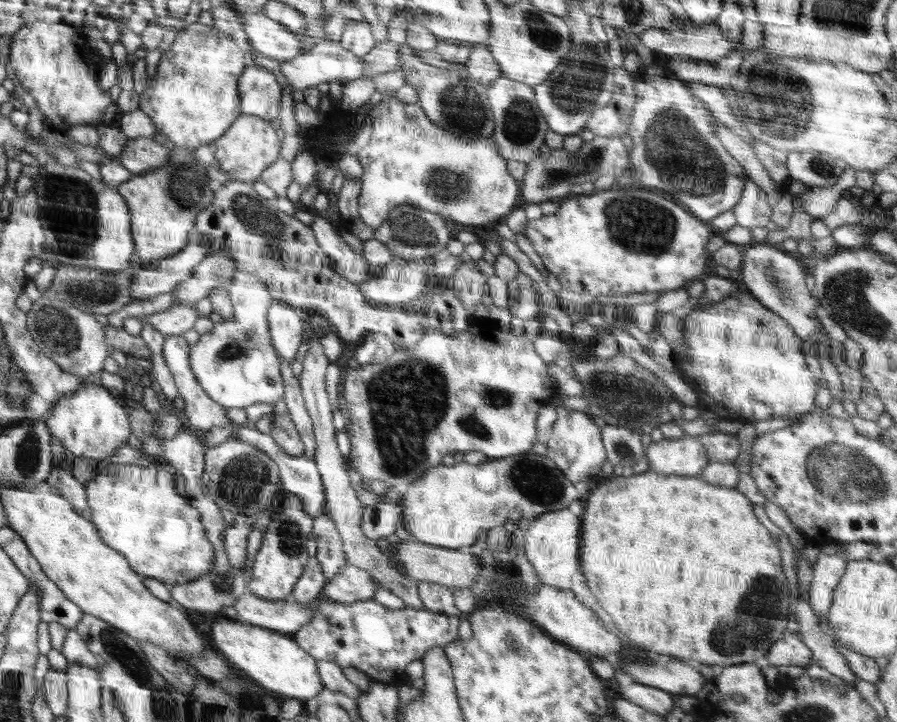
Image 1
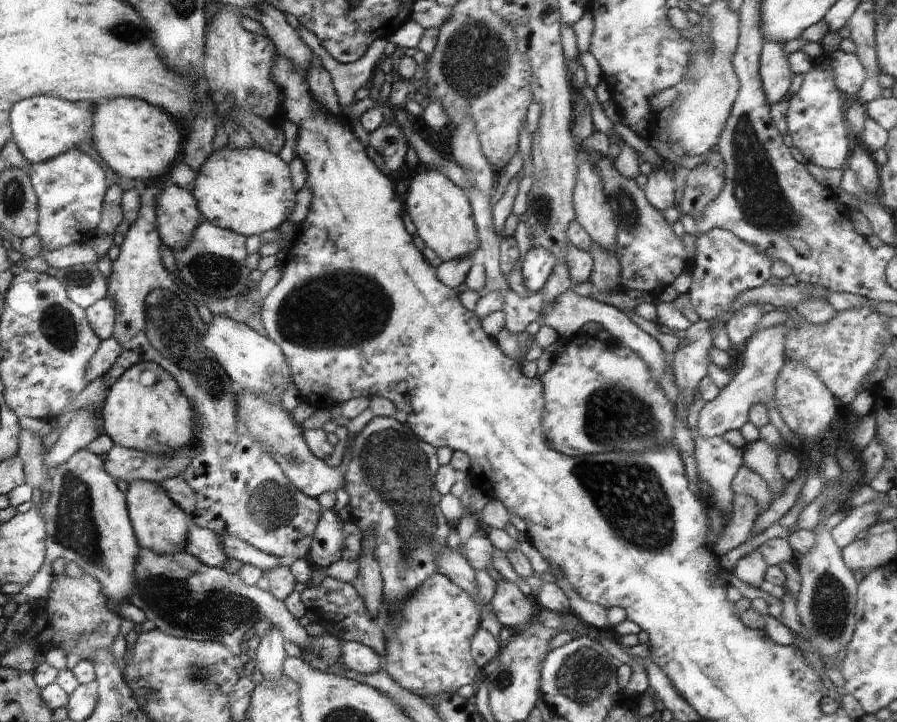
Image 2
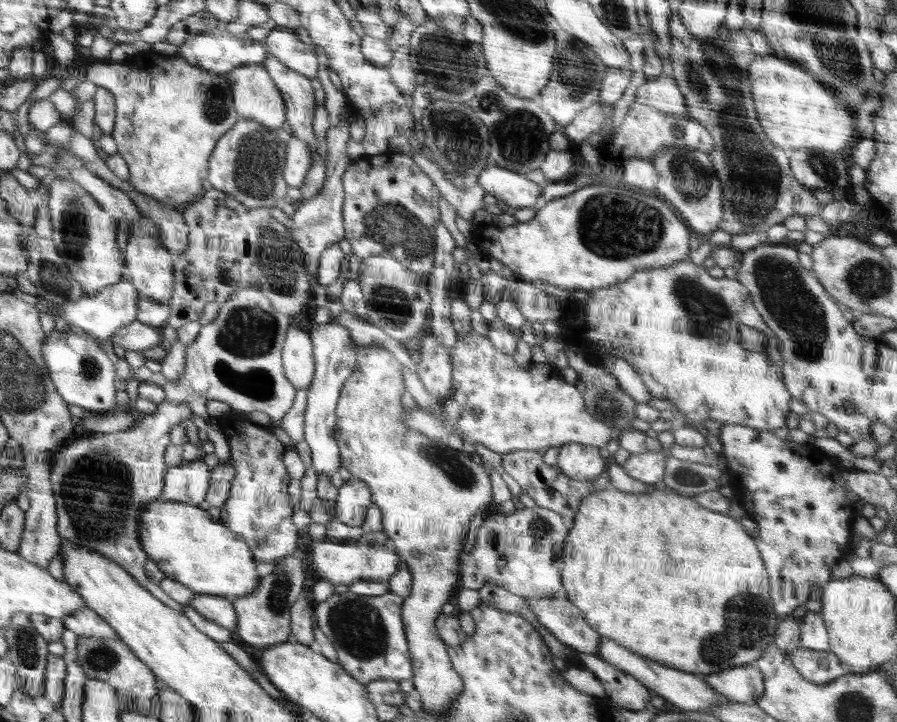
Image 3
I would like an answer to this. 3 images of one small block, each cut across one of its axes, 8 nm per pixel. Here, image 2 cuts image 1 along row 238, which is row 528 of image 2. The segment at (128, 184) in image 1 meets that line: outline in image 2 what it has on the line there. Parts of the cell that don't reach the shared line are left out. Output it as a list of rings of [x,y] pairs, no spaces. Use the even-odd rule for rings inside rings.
[[[144,479],[129,484],[126,498],[129,498],[129,517],[136,531],[140,547],[146,547],[158,554],[182,552],[186,548],[187,536],[191,525],[190,517],[168,496],[161,483]]]

